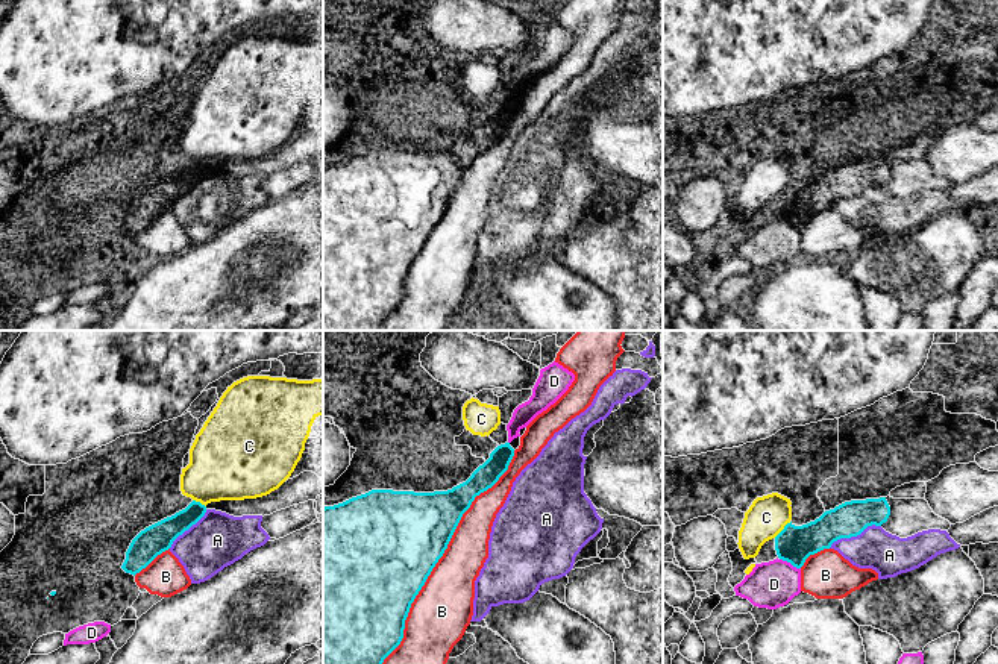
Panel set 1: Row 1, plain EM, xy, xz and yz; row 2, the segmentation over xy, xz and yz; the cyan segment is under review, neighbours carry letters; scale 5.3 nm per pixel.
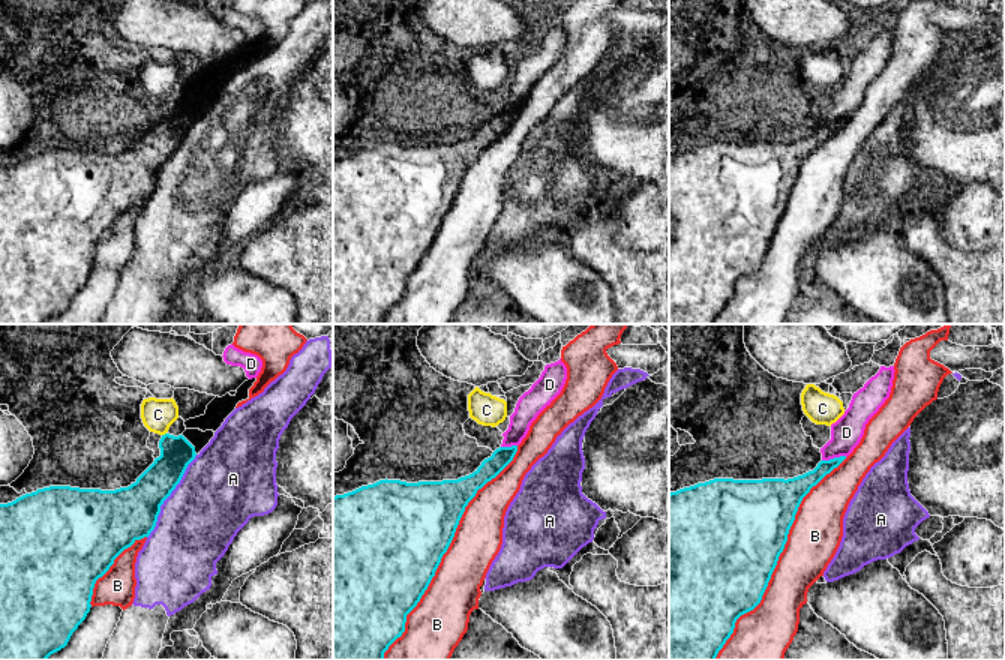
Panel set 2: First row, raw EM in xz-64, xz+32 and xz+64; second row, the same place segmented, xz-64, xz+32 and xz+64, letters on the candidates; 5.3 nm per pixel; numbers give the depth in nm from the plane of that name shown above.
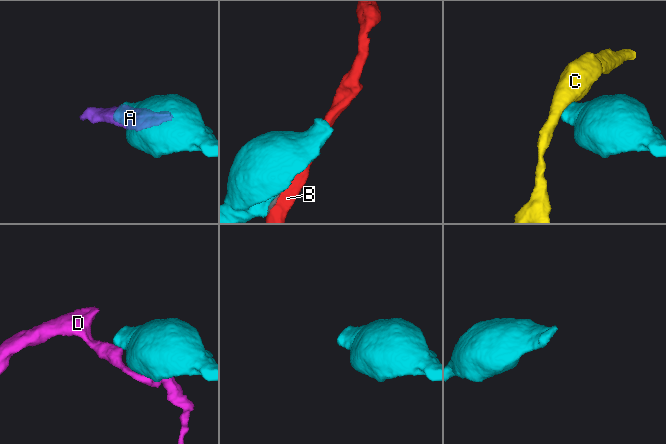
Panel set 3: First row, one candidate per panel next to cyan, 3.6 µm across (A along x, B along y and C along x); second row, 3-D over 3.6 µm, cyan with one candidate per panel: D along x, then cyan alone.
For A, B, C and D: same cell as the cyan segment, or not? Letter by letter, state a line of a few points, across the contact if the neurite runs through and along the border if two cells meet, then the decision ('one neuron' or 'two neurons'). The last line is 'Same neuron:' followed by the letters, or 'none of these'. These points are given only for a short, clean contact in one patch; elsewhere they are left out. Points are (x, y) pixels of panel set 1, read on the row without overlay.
A: two neurons
B: two neurons
C: line yz (790, 182), (774, 197); two neurons
D: line yz (780, 219), (800, 229); two neurons
Same neuron: none of these

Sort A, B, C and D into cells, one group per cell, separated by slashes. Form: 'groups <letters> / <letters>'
groups A / B / C / D

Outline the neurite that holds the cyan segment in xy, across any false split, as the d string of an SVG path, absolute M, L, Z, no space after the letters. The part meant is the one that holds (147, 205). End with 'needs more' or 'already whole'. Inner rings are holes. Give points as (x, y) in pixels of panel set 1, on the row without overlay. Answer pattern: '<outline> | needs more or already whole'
M193 161L185 170L141 191L132 200L121 229L133 236L140 233L158 215L168 211L173 202L196 185L205 173L206 167Z | already whole

